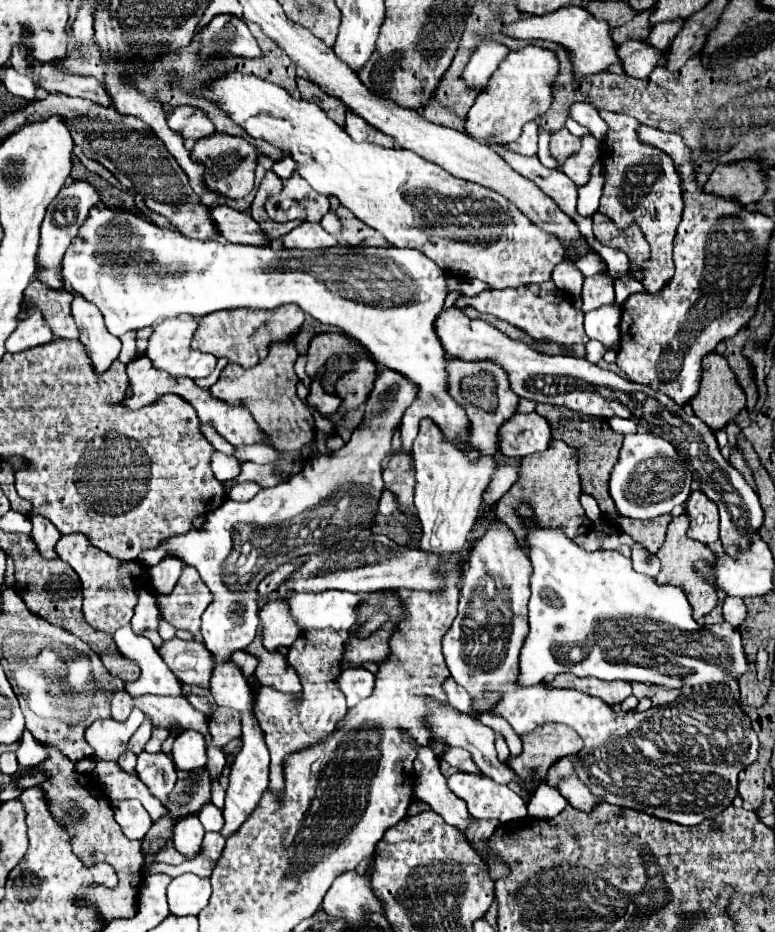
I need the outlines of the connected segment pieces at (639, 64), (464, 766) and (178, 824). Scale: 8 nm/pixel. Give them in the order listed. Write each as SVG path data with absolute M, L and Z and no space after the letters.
M627 40L621 44L621 60L625 60L625 74L643 78L653 72L661 62L665 62L669 50L659 50L645 40Z
M449 748L445 754L443 754L443 758L441 758L443 762L447 762L449 766L453 766L453 768L459 768L459 770L463 770L463 772L479 772L479 768L473 764L472 757L469 756L469 752L467 750L463 750L463 748Z
M185 814L179 816L173 824L173 842L175 848L185 854L187 858L195 858L197 848L201 848L201 840L203 840L203 826L199 822L199 818L195 814Z

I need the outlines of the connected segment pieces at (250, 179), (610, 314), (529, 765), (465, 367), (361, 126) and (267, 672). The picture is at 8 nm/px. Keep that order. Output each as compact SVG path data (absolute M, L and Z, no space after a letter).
M211 134L199 138L193 146L195 160L205 164L205 182L209 188L215 188L217 194L225 198L243 198L253 190L255 184L255 166L257 166L257 148L251 142L245 142L241 136L229 134Z
M603 306L599 310L584 313L584 329L593 340L599 340L605 346L605 362L615 362L617 344L619 344L619 306Z
M545 724L543 730L533 732L533 736L525 736L523 752L517 758L509 756L507 764L523 782L535 788L543 782L543 776L547 776L547 770L555 760L577 754L581 748L583 740L577 732L567 732L567 726L563 724Z
M449 358L447 366L445 366L445 372L447 372L447 392L457 402L457 380L461 380L461 376L467 376L469 372L479 372L479 364Z
M347 110L345 130L353 136L353 140L369 140L369 142L381 144L381 146L385 146L385 148L395 146L395 144L393 144L393 138L389 138L389 136L383 134L381 130L373 128L369 122L365 122L365 120L363 120L359 114L355 114L353 110Z
M255 640L247 648L247 652L257 654L257 658L261 660L261 666L257 666L257 672L255 672L255 680L261 686L275 688L275 690L285 692L293 698L301 698L301 684L297 680L295 670L291 666L285 668L285 664L287 664L285 656L265 652L265 648L261 648L261 640Z

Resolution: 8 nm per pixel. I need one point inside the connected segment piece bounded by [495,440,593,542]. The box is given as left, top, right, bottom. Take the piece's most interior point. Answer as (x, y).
(548, 481)

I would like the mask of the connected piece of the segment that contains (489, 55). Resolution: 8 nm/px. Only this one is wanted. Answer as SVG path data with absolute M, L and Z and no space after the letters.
M479 42L477 48L473 50L463 74L461 74L461 80L469 88L485 90L491 76L499 70L499 64L505 60L507 54L509 54L509 48L505 44Z

